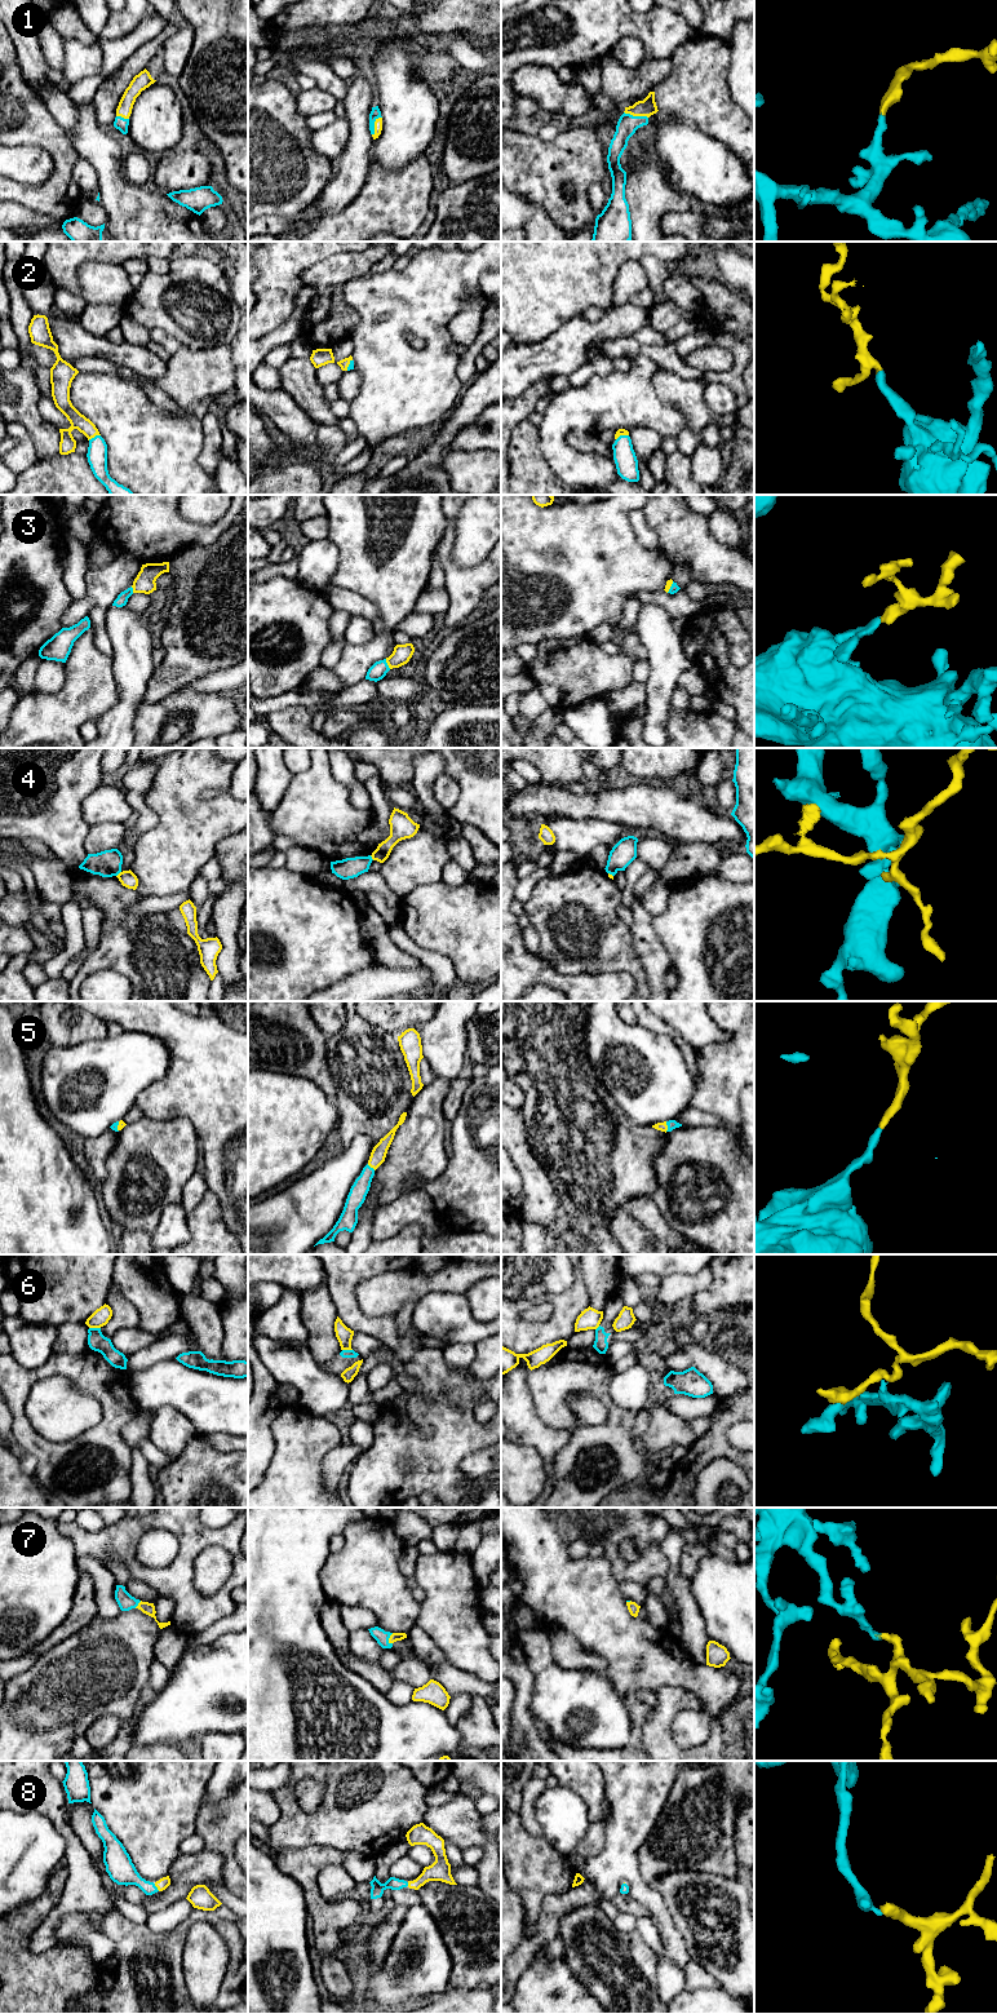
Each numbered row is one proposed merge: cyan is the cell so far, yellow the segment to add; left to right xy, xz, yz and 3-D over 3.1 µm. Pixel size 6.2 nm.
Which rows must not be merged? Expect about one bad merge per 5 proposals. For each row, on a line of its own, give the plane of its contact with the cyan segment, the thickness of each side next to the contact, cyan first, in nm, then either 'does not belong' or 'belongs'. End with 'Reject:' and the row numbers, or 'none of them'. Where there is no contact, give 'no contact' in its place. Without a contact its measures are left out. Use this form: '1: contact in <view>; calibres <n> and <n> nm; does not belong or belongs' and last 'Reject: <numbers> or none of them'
1: contact in yz; calibres 130 and 110 nm; belongs
2: contact in xy; calibres 130 and 110 nm; belongs
3: contact in xz; calibres 100 and 120 nm; belongs
4: contact in xy; calibres 170 and 100 nm; does not belong
5: contact in yz; calibres 60 and 60 nm; belongs
6: contact in xy; calibres 110 and 110 nm; does not belong
7: contact in xz; calibres 80 and 60 nm; belongs
8: contact in xy; calibres 160 and 70 nm; belongs
Reject: 4, 6

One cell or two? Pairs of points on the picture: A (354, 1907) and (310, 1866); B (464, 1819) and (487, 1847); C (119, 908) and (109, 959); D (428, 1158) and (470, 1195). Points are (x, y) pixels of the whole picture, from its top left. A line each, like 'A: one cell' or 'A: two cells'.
A: one cell
B: two cells
C: one cell
D: two cells

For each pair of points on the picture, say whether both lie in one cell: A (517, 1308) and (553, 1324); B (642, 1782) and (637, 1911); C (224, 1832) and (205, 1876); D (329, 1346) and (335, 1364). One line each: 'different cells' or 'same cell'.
A: same cell
B: different cells
C: different cells
D: different cells

